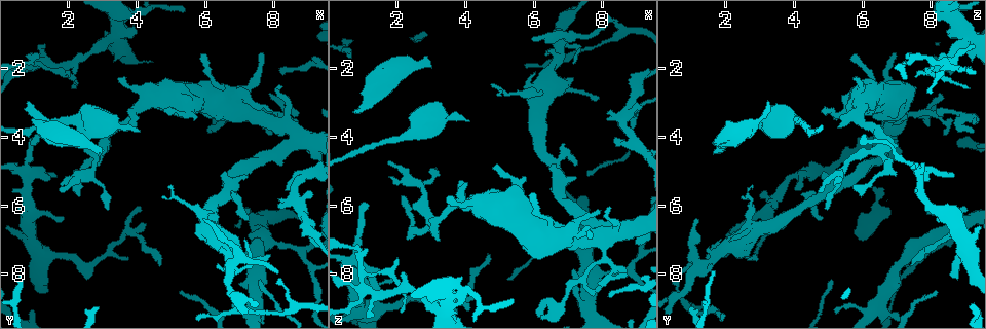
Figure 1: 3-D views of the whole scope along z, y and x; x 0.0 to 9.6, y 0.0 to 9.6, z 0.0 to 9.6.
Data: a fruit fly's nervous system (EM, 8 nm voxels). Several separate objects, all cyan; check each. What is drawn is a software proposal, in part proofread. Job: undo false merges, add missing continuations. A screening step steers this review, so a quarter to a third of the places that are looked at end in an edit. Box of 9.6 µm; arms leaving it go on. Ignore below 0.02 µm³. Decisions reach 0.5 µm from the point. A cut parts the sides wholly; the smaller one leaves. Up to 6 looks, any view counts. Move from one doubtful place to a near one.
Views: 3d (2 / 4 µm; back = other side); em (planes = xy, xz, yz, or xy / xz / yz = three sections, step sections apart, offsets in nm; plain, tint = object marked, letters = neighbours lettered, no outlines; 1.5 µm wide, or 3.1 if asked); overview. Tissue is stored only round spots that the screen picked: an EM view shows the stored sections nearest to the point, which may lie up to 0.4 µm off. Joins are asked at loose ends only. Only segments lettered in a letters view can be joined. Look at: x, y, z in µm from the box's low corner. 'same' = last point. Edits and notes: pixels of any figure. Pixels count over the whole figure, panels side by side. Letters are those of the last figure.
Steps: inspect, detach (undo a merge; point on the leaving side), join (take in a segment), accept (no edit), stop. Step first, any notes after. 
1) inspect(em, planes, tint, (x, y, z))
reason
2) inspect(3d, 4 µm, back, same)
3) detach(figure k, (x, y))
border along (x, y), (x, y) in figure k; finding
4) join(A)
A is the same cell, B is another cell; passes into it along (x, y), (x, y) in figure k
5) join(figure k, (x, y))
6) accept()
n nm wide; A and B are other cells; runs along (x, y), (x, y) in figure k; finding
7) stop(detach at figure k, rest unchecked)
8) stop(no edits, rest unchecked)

inspect(em, xy, step 8, tint, (7.65, 7.20, 7.75))

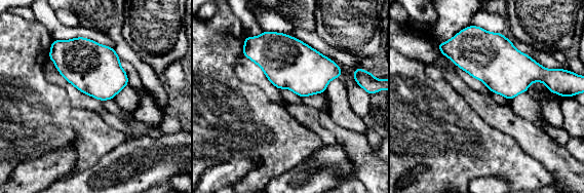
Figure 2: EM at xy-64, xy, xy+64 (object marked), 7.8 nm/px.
inspect(em, yz, step 4, tint, same)
another direction

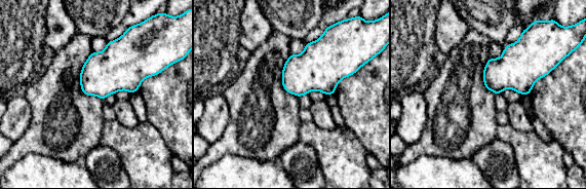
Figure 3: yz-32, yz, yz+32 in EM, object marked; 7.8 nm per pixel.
inspect(em, yz, step 4, letters, same)
what lies round it

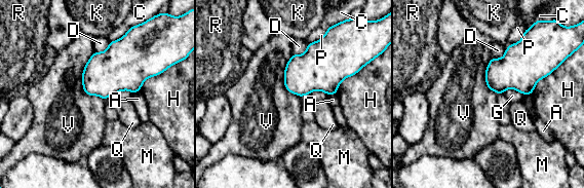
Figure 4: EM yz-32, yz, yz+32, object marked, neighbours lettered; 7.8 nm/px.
accept()
A, C, D, G, H, K, M, P, Q, R and V are other cells; border along (94, 51), (82, 89), (105, 101) in figure 4; one cell here

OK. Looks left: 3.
inspect(3d, 4 µm, (6.60, 5.70, 4.80))
sharp bend

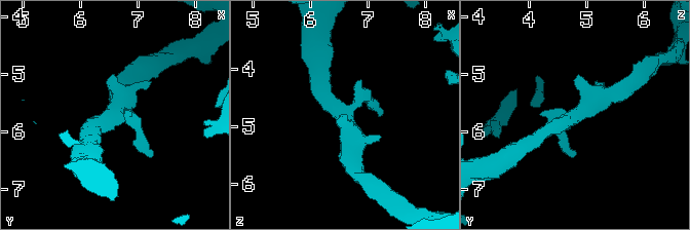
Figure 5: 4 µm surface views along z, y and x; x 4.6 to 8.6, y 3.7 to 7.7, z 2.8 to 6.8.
inspect(em, planes, letters, (6.55, 5.75, 4.75))

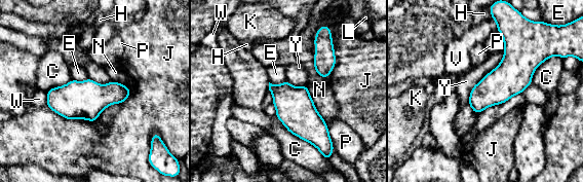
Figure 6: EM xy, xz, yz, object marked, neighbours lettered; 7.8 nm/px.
accept()
Y touches over 500 nm; C, E, H, J, K, L, N, P, V, W and Y are other cells; border along (504, 50), (473, 86), (468, 103) in figure 6; all the same cell

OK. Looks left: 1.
inspect(em, planes, letters, (1.50, 5.20, 8.70))
an open end

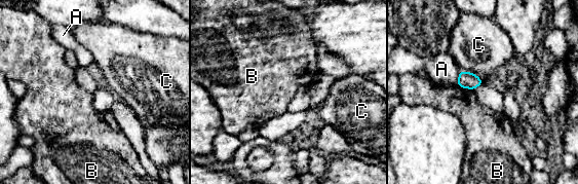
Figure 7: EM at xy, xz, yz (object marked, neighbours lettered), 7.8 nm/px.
accept()
120 nm wide; A, B and C are other cells; border along (457, 84), (472, 90) in figure 7; no lettered segment goes on from it

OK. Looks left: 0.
stop(no edits, rest unchecked)

